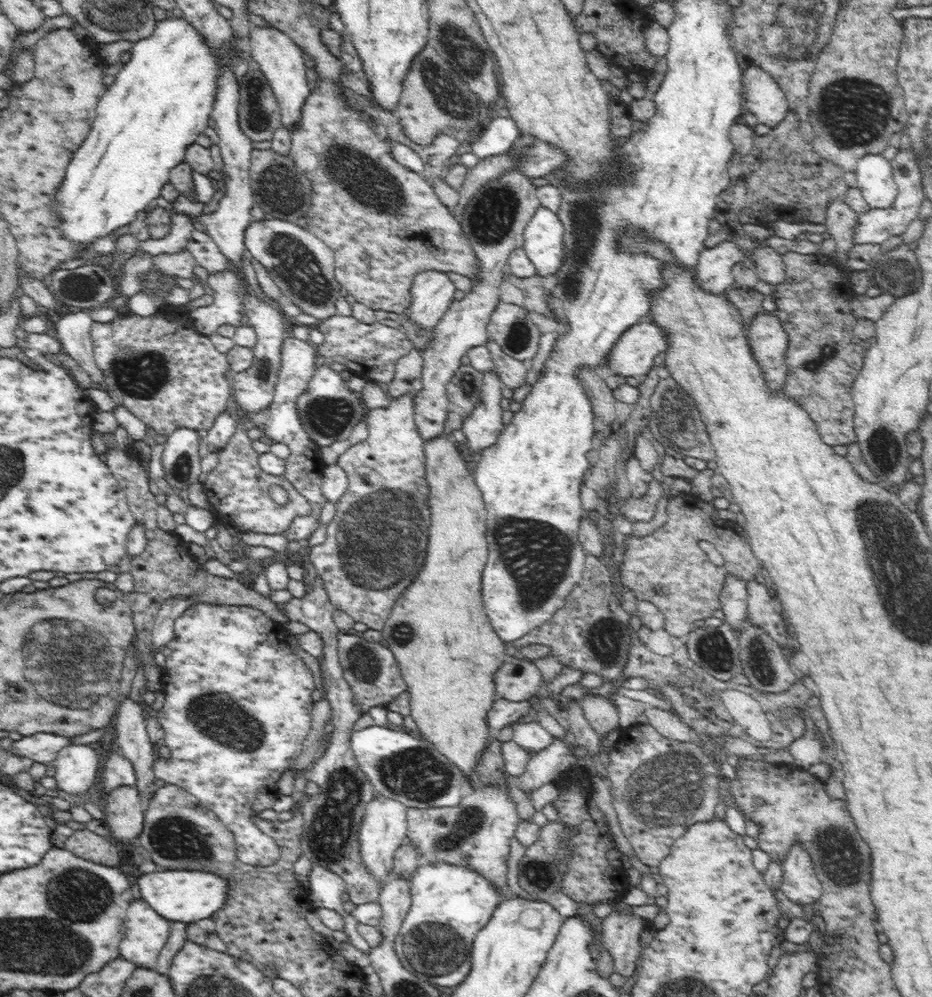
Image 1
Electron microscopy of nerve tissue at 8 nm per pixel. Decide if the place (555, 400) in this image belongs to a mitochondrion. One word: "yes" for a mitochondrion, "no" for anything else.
no

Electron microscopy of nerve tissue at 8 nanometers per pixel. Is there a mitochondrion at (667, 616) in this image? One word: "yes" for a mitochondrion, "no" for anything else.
no

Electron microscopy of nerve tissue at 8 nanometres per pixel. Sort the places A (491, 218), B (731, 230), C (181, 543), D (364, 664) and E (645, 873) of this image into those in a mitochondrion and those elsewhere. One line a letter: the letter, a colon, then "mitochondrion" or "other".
A: mitochondrion
B: other
C: other
D: mitochondrion
E: other

